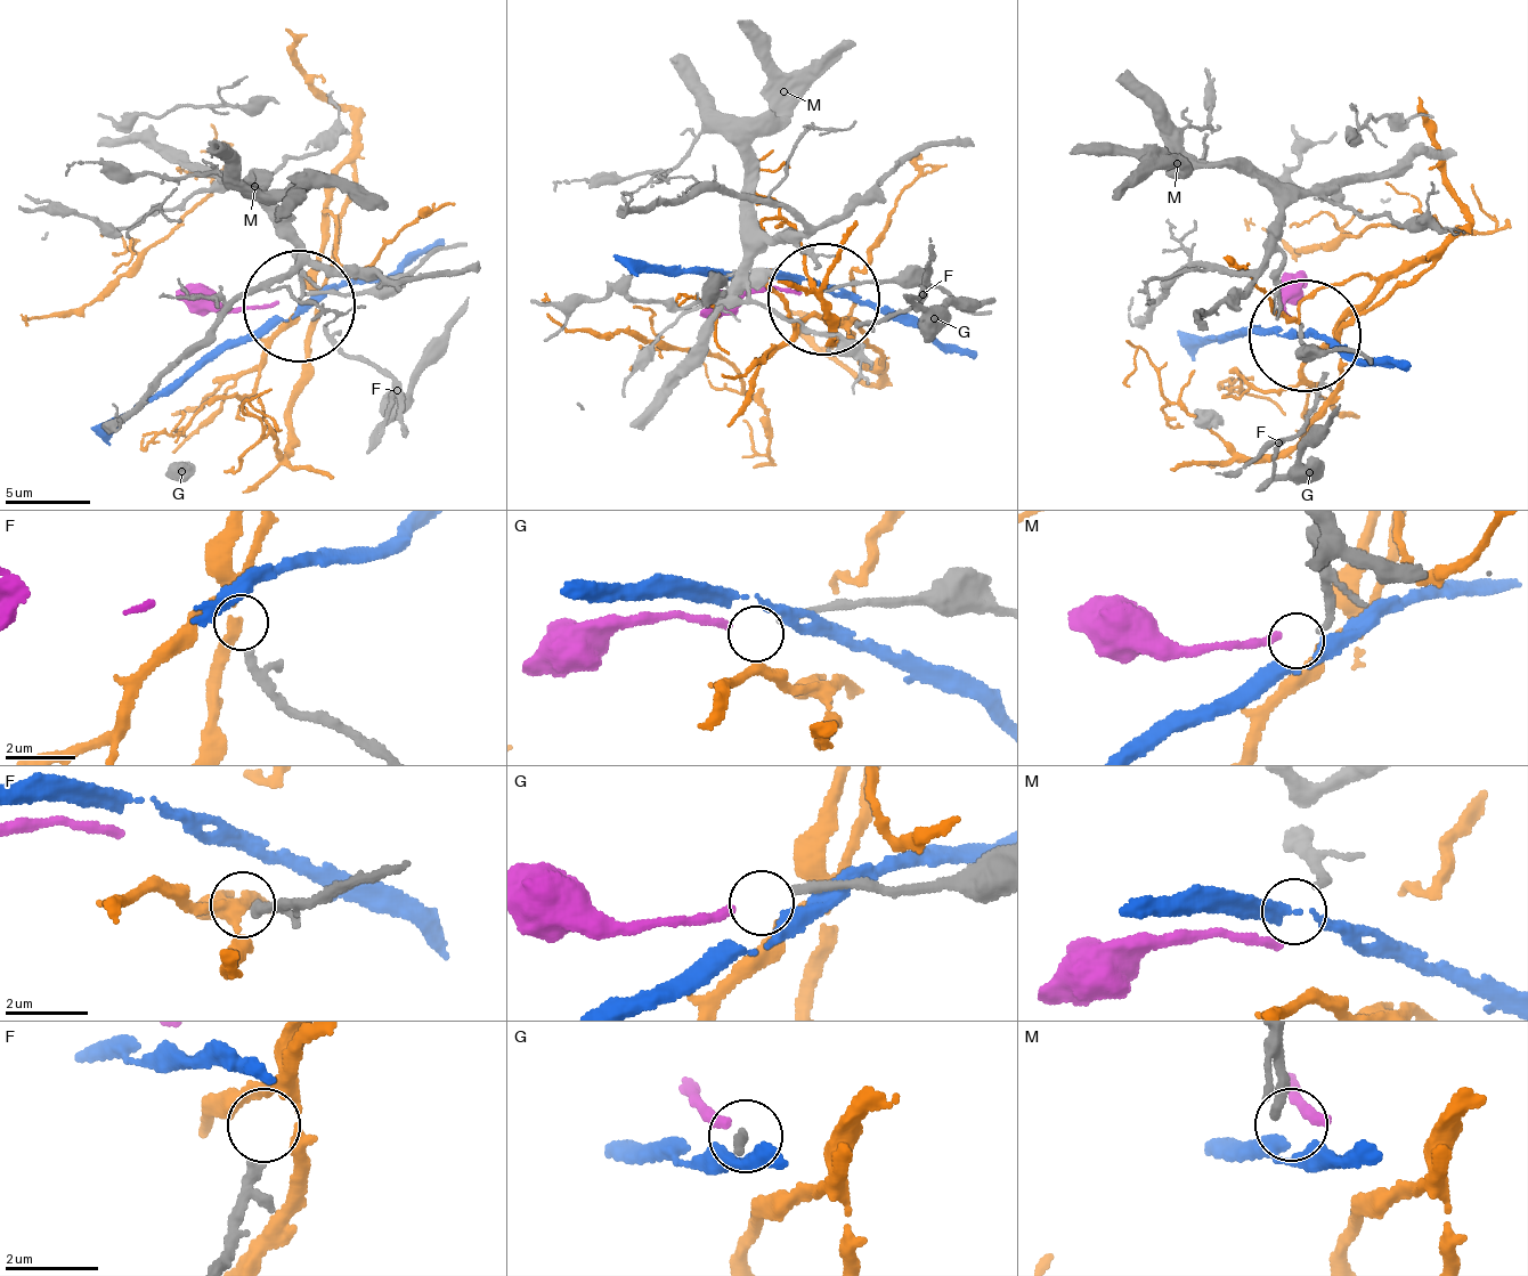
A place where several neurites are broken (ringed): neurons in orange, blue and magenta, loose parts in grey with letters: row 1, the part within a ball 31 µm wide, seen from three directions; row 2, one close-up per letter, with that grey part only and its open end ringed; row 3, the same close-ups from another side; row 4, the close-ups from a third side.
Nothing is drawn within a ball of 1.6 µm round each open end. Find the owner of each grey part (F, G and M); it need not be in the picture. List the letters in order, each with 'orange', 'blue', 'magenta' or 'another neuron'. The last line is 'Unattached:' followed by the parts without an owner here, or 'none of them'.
F: orange
G: magenta
M: another neuron
Unattached: M

